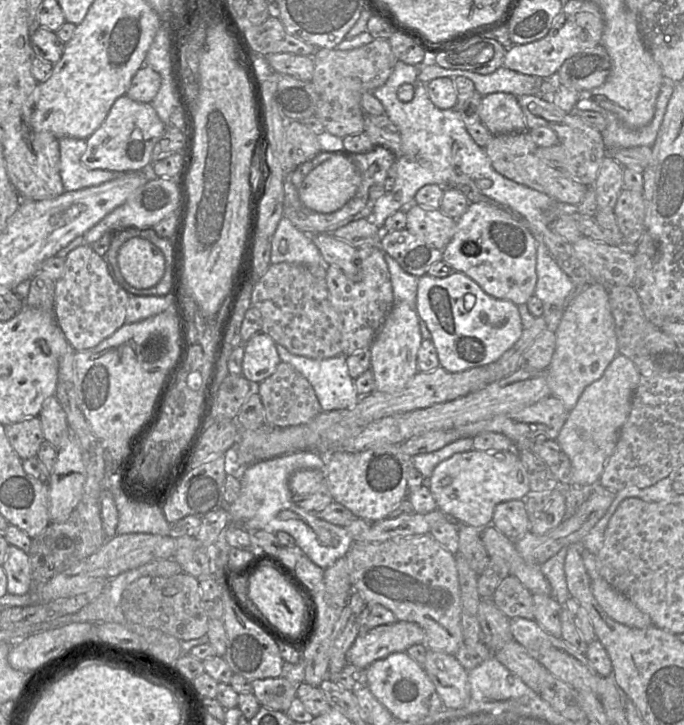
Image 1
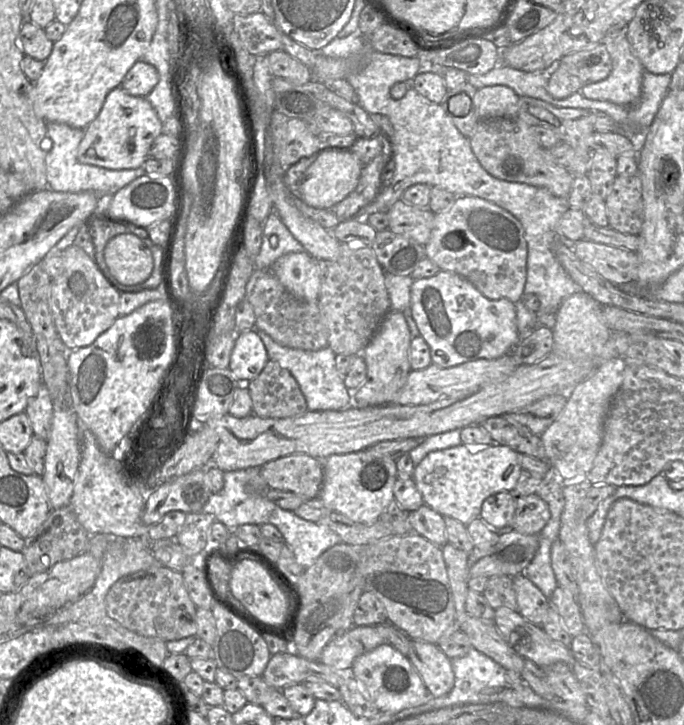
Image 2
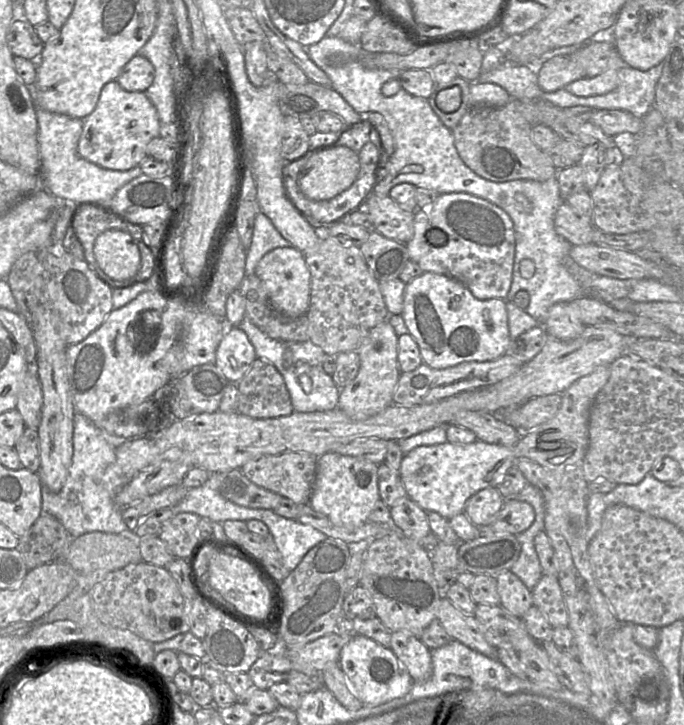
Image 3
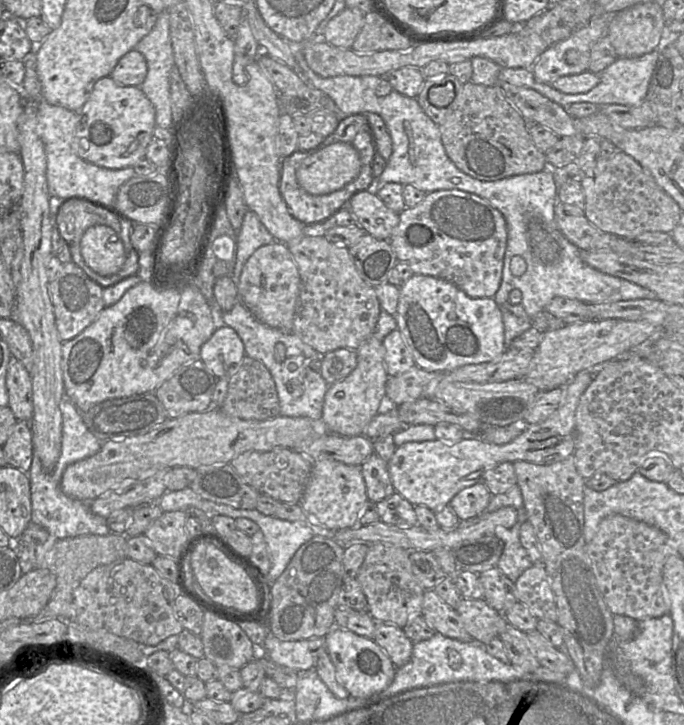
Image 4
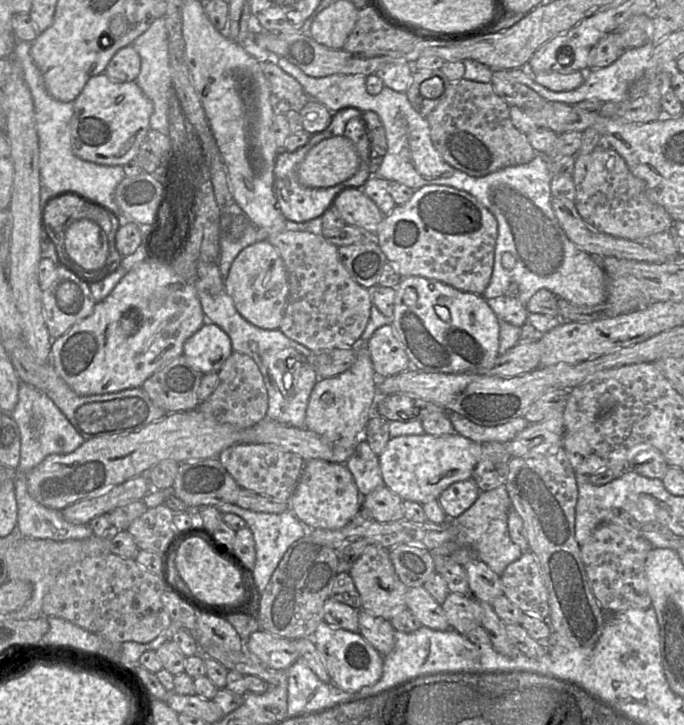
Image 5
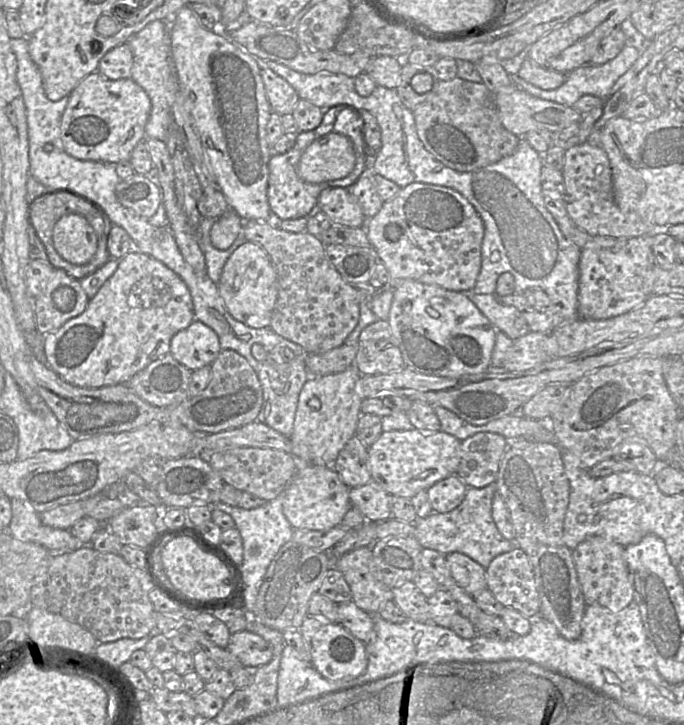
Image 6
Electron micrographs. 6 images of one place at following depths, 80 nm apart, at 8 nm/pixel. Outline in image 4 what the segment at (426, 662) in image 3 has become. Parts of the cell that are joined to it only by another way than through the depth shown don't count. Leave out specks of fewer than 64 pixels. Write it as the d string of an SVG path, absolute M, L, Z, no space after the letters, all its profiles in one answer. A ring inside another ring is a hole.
M377 622L372 639L385 650L396 667L410 660L414 642L405 635L402 627Z

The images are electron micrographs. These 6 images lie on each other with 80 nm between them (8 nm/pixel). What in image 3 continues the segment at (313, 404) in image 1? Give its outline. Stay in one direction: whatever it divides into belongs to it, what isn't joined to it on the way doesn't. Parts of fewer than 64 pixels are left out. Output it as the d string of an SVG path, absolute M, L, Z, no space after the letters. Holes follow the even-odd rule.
M255 359L246 374L236 383L236 387L236 413L267 419L294 412L284 379L269 362Z

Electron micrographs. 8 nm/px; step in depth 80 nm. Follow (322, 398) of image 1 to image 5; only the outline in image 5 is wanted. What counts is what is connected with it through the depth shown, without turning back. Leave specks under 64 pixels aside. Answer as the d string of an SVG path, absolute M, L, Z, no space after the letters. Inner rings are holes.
M197 291L206 322L219 326L231 340L232 350L253 359L257 364L268 394L266 419L284 425L301 428L304 425L306 408L311 391L318 381L315 370L308 365L306 357L318 354L288 338L279 329L266 330L248 322L236 309L234 301L225 291L211 294Z

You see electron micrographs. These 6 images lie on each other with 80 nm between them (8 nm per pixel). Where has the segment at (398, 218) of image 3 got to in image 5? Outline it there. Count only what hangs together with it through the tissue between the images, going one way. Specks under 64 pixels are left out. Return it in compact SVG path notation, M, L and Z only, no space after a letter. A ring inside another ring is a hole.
M346 188L341 191L334 199L332 207L334 207L347 225L354 225L365 231L369 236L375 235L379 225L385 218L385 214L380 210L376 203L365 194L363 188Z

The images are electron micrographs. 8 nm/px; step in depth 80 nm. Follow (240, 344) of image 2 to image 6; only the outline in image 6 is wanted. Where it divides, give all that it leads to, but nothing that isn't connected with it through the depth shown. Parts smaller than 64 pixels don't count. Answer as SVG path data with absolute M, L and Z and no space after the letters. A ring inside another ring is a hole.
M195 320L172 337L169 354L186 368L194 371L210 366L221 351L216 332Z

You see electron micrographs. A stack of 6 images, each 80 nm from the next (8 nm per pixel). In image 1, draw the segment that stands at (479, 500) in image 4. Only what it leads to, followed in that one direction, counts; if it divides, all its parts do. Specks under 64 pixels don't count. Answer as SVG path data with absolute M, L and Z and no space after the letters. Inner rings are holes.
M510 500L496 505L491 525L512 541L530 532L529 519L523 500Z

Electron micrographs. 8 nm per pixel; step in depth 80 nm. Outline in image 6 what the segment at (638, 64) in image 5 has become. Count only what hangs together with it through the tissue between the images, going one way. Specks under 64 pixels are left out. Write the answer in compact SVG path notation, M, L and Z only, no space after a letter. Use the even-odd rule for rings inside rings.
M626 45L616 57L604 64L586 64L572 70L566 74L564 83L560 87L552 90L544 90L537 86L532 86L520 78L518 74L511 75L511 78L517 87L534 97L557 102L567 106L573 106L583 95L594 95L599 98L605 98L610 93L615 82L630 69L630 67L637 61L640 54L641 51L635 46Z

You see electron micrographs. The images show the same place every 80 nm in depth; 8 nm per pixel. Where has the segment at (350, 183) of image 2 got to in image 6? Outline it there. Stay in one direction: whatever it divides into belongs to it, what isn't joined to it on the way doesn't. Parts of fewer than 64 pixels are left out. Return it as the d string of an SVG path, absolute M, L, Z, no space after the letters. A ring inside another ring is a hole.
M330 132L314 140L298 164L300 177L309 183L322 183L348 176L356 156L352 142L343 134Z

